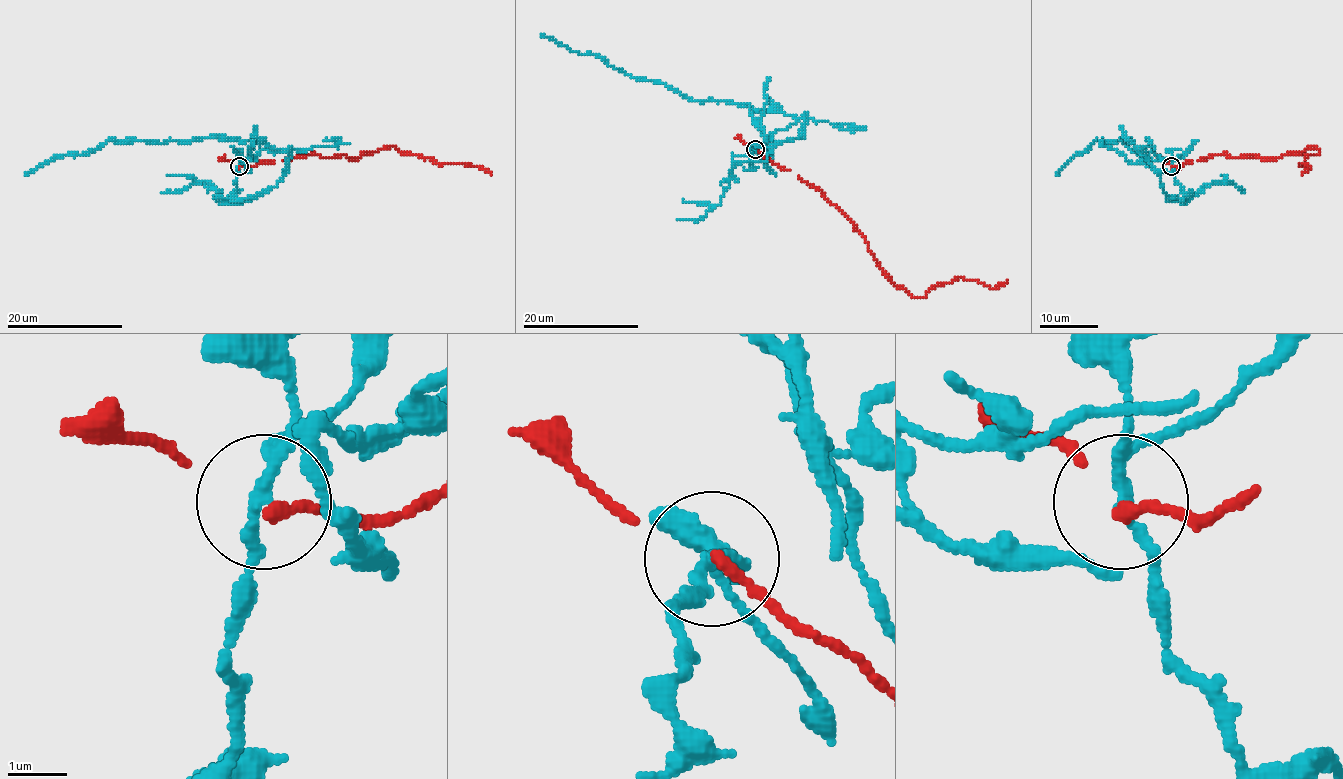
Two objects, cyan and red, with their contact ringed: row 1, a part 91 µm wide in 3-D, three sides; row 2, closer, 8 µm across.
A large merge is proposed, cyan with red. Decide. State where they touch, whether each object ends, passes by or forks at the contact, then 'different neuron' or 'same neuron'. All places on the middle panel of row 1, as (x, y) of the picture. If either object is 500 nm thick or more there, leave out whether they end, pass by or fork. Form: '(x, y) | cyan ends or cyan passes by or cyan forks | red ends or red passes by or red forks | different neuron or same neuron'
(755, 149) | cyan forks | red ends | different neuron

